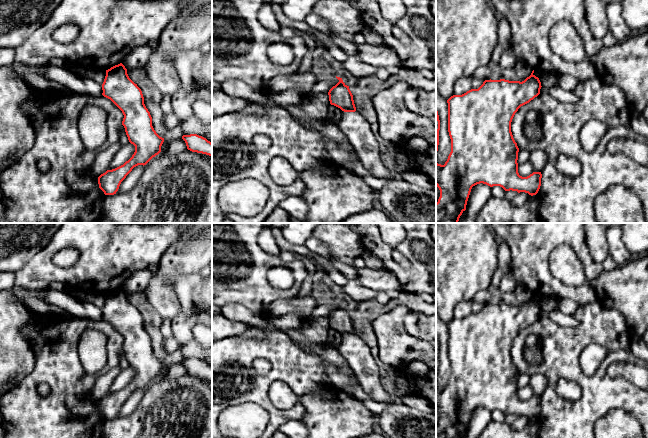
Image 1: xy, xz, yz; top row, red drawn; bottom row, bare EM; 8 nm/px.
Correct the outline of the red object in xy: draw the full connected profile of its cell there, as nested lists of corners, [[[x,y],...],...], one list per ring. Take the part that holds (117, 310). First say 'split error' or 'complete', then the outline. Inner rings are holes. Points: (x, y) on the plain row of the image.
complete; [[[122,287],[106,294],[102,314],[102,319],[122,335],[124,339],[122,349],[129,366],[135,370],[135,376],[128,385],[98,401],[99,412],[104,418],[114,419],[134,391],[146,389],[161,376],[164,362],[154,354],[142,315],[129,302],[127,293]]]

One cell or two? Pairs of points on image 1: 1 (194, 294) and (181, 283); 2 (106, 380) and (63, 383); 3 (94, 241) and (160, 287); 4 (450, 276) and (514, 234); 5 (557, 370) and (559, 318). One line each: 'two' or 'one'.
1: one
2: two
3: two
4: two
5: two

